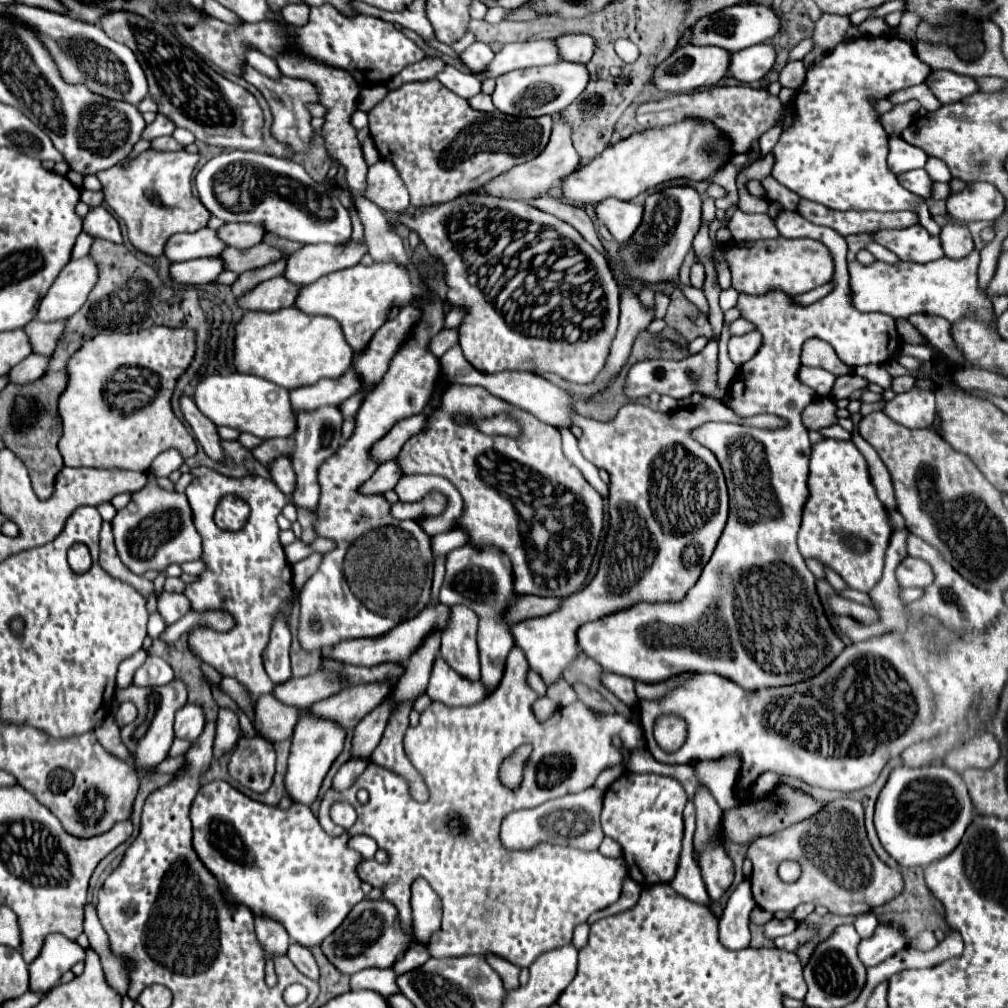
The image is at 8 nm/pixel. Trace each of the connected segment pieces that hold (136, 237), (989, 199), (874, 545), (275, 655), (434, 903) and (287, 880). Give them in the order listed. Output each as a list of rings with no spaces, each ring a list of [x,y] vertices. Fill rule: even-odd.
[[[146,149],[138,157],[98,173],[98,179],[104,185],[106,203],[116,217],[126,223],[128,239],[138,251],[160,257],[172,235],[192,233],[208,225],[212,215],[192,193],[192,173],[198,159],[198,153],[188,151]]]
[[[972,183],[948,197],[948,213],[962,223],[994,221],[1006,205],[1004,195],[990,183]]]
[[[824,439],[820,443],[812,445],[812,457],[810,457],[810,477],[808,477],[808,499],[804,503],[802,511],[802,525],[798,533],[798,549],[804,559],[818,559],[824,567],[836,571],[852,589],[858,591],[872,591],[872,587],[882,577],[884,567],[884,551],[890,541],[890,525],[886,517],[884,505],[880,505],[880,499],[876,497],[876,491],[872,489],[872,481],[868,477],[868,465],[862,457],[862,453],[856,449],[852,441],[836,441],[836,439]],[[846,539],[860,539],[868,545],[866,551],[856,551],[846,543]]]
[[[282,613],[276,615],[270,631],[270,641],[264,649],[264,665],[266,673],[276,685],[282,685],[292,677],[290,671],[290,631],[286,625],[286,617]]]
[[[416,879],[412,883],[412,919],[414,919],[414,933],[420,943],[426,943],[432,931],[440,929],[442,919],[442,903],[434,889],[428,885],[426,879]]]
[[[212,781],[200,787],[190,807],[190,819],[192,847],[222,887],[228,897],[226,901],[248,907],[256,917],[278,921],[290,939],[302,947],[312,949],[320,945],[346,919],[352,907],[364,899],[360,889],[362,881],[356,873],[356,867],[364,861],[362,855],[348,847],[348,833],[330,837],[308,805],[292,803],[290,809],[280,809],[246,797],[226,781]]]

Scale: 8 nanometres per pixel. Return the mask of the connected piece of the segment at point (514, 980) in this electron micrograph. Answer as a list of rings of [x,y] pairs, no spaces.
[[[488,953],[488,955],[486,955],[486,961],[488,961],[488,963],[492,965],[492,969],[502,977],[504,987],[506,987],[508,991],[512,991],[512,989],[516,989],[516,987],[518,987],[520,967],[512,965],[512,963],[510,963],[510,961],[506,961],[504,957],[496,957],[494,953]]]

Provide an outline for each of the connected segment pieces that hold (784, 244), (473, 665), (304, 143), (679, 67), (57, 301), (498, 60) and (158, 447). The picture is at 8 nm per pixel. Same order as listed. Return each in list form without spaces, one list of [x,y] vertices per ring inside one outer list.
[[[776,237],[776,239],[740,241],[740,243],[736,243],[736,239],[730,239],[722,249],[734,279],[734,289],[748,295],[766,295],[772,289],[784,291],[788,295],[806,293],[818,285],[828,283],[834,273],[828,249],[814,239]]]
[[[454,605],[448,625],[442,631],[440,657],[464,679],[480,679],[480,659],[476,645],[476,613],[464,605]]]
[[[244,65],[242,67],[242,79],[246,83],[252,83],[268,101],[270,105],[270,111],[272,111],[272,127],[270,127],[270,133],[276,141],[288,145],[294,153],[308,153],[310,151],[310,145],[312,145],[312,139],[314,139],[314,129],[310,125],[310,111],[308,111],[308,105],[310,103],[318,103],[318,91],[316,91],[316,85],[312,81],[304,81],[304,79],[292,79],[292,77],[284,77],[280,75],[278,79],[270,79],[262,73],[258,73],[254,67],[250,65]]]
[[[686,45],[684,49],[676,49],[664,63],[660,63],[660,67],[656,67],[652,81],[662,91],[684,93],[716,85],[728,73],[728,67],[730,67],[730,55],[726,49],[714,45]]]
[[[92,257],[70,261],[40,301],[36,319],[58,321],[72,317],[88,299],[98,281],[98,267]]]
[[[554,39],[510,43],[510,45],[504,45],[496,53],[492,65],[488,65],[488,71],[484,71],[480,75],[484,79],[496,79],[508,71],[550,65],[550,63],[556,63],[558,59],[560,59],[560,55],[558,55]]]
[[[152,325],[136,333],[96,335],[68,363],[68,389],[60,395],[60,417],[64,433],[58,449],[66,467],[118,467],[146,473],[156,455],[166,449],[178,449],[182,457],[196,455],[196,441],[188,429],[176,419],[170,399],[180,375],[190,367],[196,355],[196,331]]]

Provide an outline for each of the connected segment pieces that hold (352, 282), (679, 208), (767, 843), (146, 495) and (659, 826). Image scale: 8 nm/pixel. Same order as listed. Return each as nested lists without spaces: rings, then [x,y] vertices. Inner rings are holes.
[[[380,261],[380,263],[372,263],[372,265],[358,263],[354,267],[330,273],[328,277],[322,277],[320,281],[316,281],[312,285],[302,287],[296,307],[308,315],[334,317],[342,325],[342,331],[344,331],[350,347],[356,353],[362,353],[368,347],[372,335],[388,319],[388,311],[392,309],[394,301],[396,301],[396,305],[398,303],[408,305],[408,303],[420,299],[422,293],[428,289],[426,281],[436,275],[436,269],[422,263],[418,269],[414,269],[414,273],[412,273],[412,269],[402,267],[394,261]],[[414,273],[418,275],[416,283],[412,277]]]
[[[668,187],[664,191],[652,193],[646,197],[642,223],[636,233],[622,245],[622,269],[630,279],[638,279],[642,285],[660,285],[672,283],[674,287],[682,289],[678,271],[692,249],[692,239],[700,229],[700,209],[702,197],[692,187]]]
[[[848,797],[826,803],[816,815],[796,825],[758,837],[748,847],[746,857],[754,863],[754,900],[770,913],[792,911],[800,903],[814,903],[824,905],[834,915],[862,915],[892,901],[904,889],[900,871],[882,863],[868,841],[862,803]],[[786,859],[802,865],[802,877],[796,883],[784,883],[778,877],[778,865]]]
[[[150,477],[140,491],[132,493],[132,501],[114,517],[112,531],[122,563],[136,575],[144,575],[150,569],[164,571],[172,563],[182,565],[202,557],[202,539],[194,527],[186,493],[158,487],[156,477]]]
[[[626,771],[608,787],[602,809],[602,831],[606,837],[620,843],[628,877],[638,885],[650,887],[654,883],[670,883],[670,879],[674,879],[682,851],[682,809],[686,801],[688,795],[680,781],[656,773]]]

